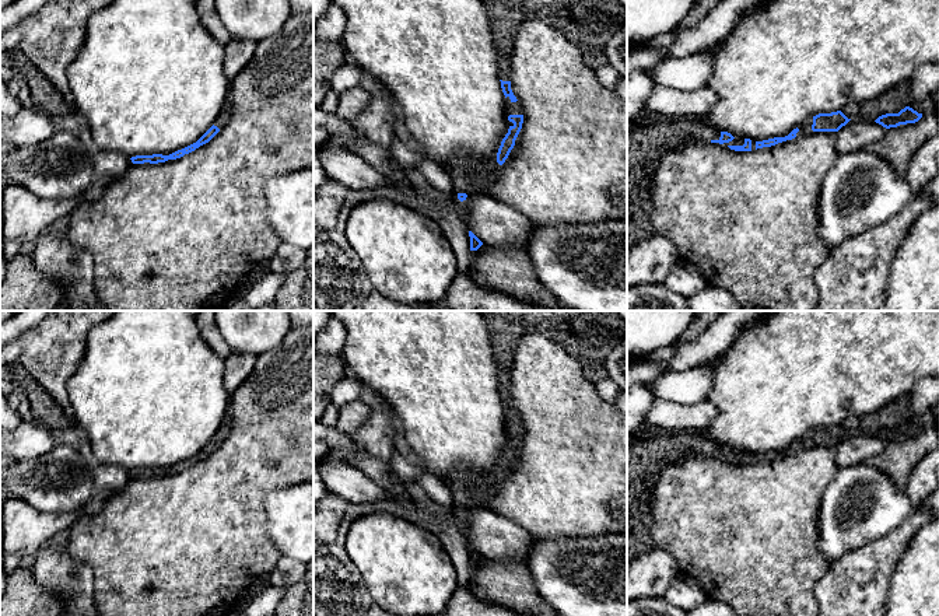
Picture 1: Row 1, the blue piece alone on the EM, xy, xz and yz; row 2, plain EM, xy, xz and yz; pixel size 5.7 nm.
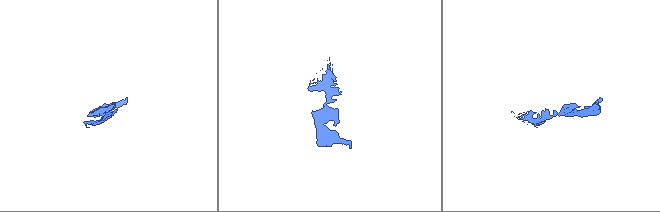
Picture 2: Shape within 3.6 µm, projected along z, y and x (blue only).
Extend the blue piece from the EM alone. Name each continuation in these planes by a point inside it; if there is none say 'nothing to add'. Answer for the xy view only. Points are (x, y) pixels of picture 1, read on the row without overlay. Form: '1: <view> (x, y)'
nothing to add

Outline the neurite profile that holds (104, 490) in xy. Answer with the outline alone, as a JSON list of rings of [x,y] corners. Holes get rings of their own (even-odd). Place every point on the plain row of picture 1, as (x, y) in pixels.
[[[101,465],[92,469],[92,497],[90,503],[77,512],[43,512],[21,498],[10,498],[3,504],[1,514],[1,554],[4,571],[11,574],[28,556],[45,545],[52,536],[67,531],[78,517],[97,514],[108,498],[125,487],[132,479],[126,468]]]

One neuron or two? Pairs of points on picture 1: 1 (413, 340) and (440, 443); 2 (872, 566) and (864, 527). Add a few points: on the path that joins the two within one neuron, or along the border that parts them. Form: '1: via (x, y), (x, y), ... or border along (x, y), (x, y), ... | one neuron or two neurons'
1: via (434, 366), (440, 377), (440, 417) | one neuron
2: border along (897, 527), (838, 557) | two neurons

